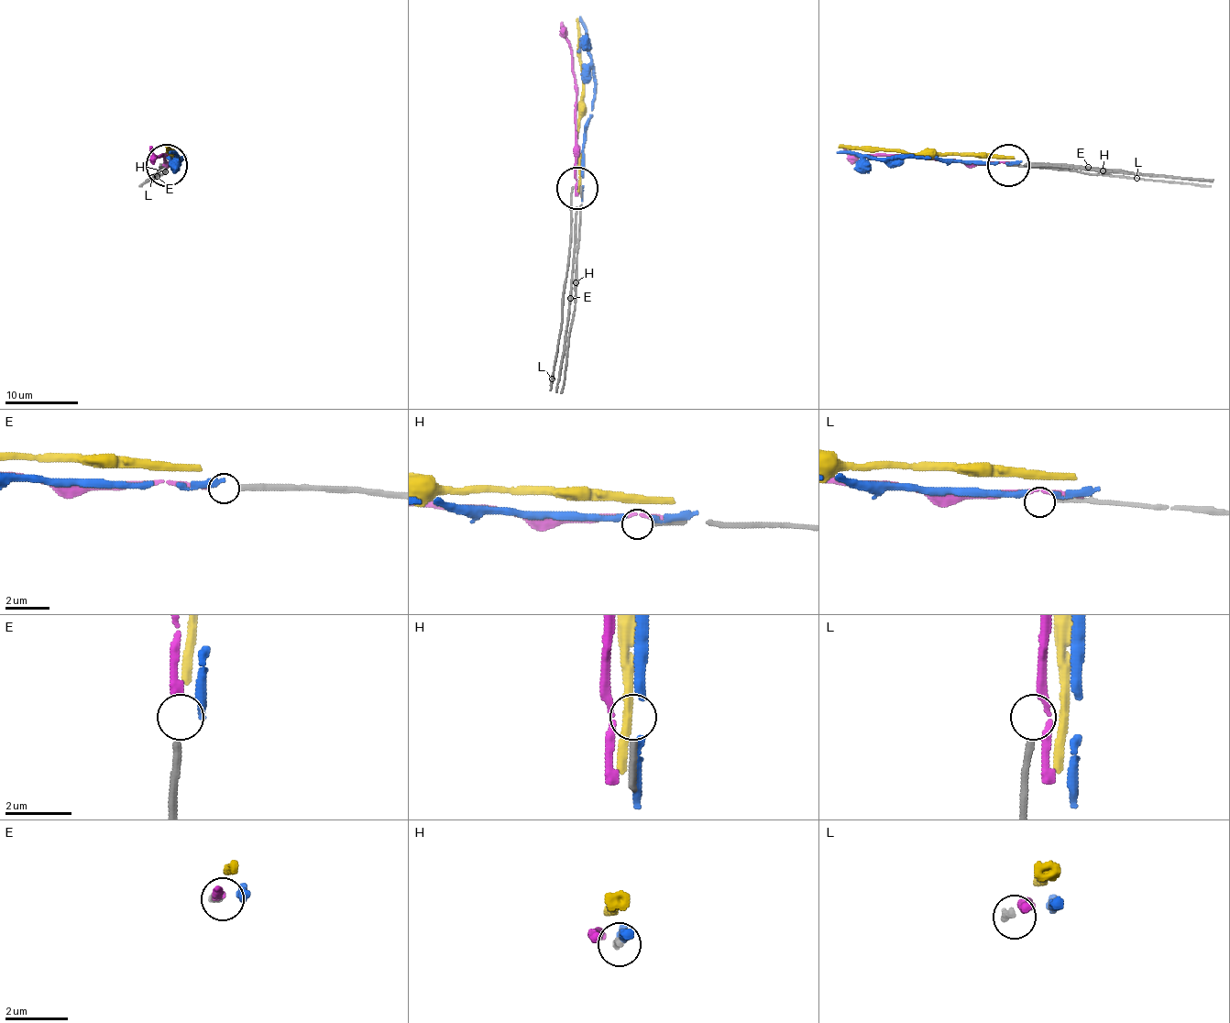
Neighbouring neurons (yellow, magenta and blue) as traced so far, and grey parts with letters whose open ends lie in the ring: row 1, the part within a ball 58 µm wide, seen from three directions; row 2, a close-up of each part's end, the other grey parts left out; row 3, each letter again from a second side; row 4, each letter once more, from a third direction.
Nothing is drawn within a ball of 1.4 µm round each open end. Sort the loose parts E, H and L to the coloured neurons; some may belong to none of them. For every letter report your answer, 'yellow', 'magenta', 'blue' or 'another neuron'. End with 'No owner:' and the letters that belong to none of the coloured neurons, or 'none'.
E: magenta
H: another neuron
L: another neuron
No owner: H, L

